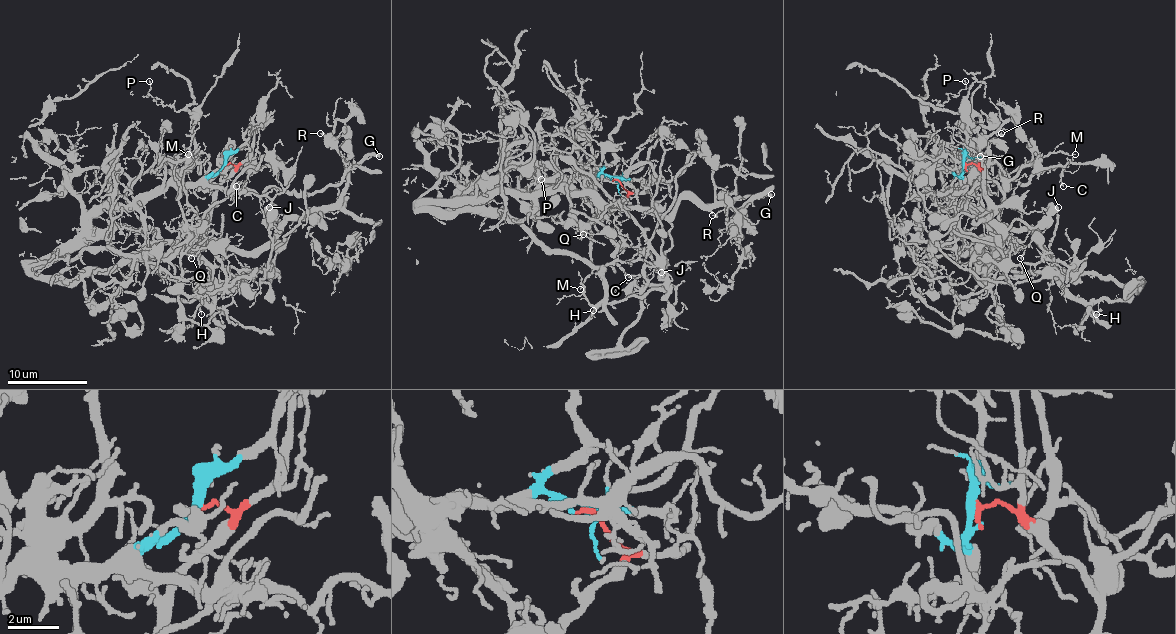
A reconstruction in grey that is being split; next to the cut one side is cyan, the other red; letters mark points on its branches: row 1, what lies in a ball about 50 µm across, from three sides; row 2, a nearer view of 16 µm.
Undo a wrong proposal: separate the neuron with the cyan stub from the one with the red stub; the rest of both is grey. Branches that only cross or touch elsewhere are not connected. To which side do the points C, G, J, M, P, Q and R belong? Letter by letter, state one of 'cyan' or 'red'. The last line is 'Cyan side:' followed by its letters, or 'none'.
C: cyan
G: red
J: red
M: cyan
P: cyan
Q: red
R: red
Cyan side: C, M, P

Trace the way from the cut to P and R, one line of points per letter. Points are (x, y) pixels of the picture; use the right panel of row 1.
P: (964, 167), (964, 183), (988, 159), (984, 124), (976, 116), (934, 110), (964, 88), (964, 80)
R: (966, 167), (980, 169), (1002, 195), (994, 251), (1000, 235), (984, 219), (990, 201), (980, 146), (1000, 132)

